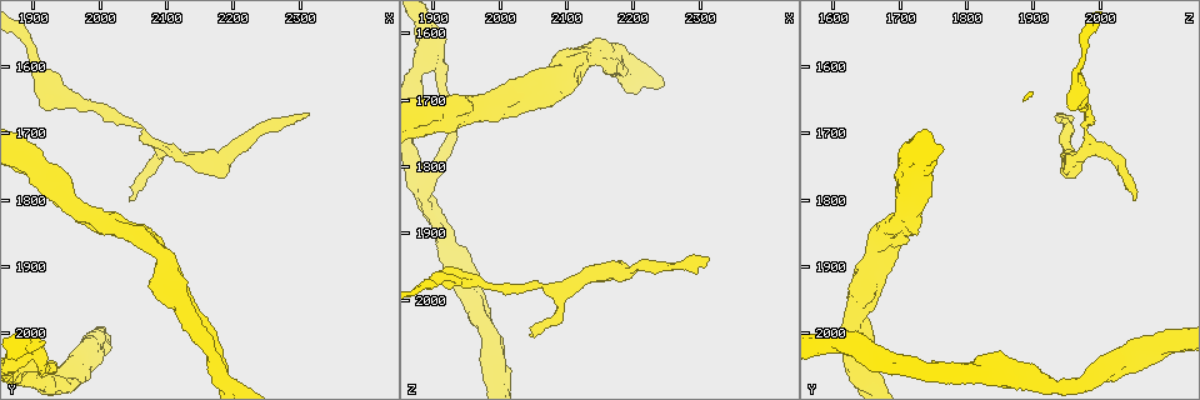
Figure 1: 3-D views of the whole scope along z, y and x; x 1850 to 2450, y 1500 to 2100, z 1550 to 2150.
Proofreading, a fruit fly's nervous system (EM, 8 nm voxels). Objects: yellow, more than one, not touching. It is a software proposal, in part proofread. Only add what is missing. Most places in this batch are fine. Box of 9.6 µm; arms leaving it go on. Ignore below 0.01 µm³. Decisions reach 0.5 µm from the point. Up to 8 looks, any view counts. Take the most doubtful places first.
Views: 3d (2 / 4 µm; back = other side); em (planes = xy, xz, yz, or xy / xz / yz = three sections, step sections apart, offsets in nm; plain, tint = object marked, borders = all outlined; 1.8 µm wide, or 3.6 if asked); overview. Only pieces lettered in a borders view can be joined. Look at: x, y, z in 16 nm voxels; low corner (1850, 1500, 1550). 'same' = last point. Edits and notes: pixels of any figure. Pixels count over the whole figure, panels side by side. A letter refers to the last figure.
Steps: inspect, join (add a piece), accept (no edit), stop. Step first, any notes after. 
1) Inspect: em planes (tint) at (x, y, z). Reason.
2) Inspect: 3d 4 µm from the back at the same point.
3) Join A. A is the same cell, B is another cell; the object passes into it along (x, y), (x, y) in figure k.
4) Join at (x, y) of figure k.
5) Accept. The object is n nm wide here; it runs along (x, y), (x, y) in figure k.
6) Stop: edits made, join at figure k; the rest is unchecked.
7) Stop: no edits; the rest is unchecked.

Inspect: em 3.6 µm planes (borders) at (1930, 1610, 1975). Free end.

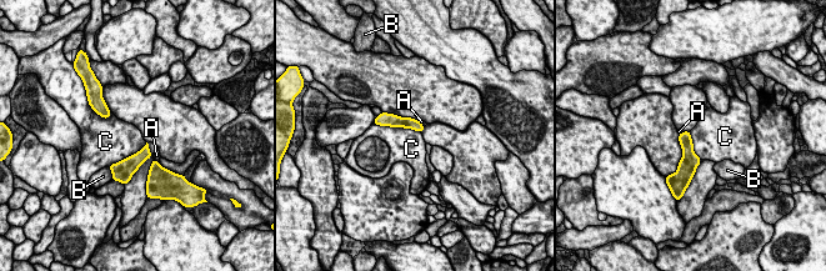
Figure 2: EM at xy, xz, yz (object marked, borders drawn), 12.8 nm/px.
Accept. A, B and C are other cells; it runs along (383, 121), (404, 121), (420, 128) in figure 2; no lettered piece goes on from it.

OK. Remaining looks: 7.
Inspect: em planes (borders) at (2315, 1675, 1940). Branch stops here.

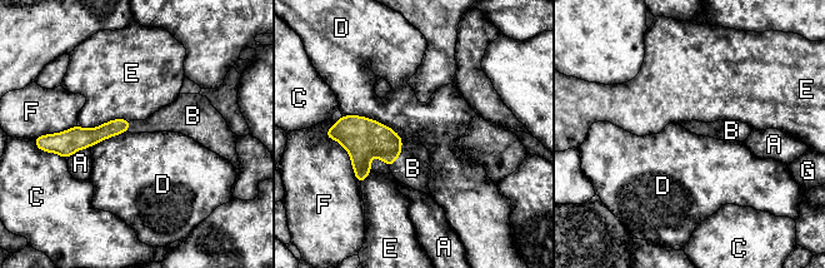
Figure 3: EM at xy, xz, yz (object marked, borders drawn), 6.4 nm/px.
Join at (413, 168) of figure 3. The object is 110 nm wide here; B is the same cell, A, C, D, E, F and G are other cells; the object passes into it along (366, 137), (401, 153), (413, 168) in figure 3; it goes on there.

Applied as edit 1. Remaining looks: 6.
Inspect: overview. Redraw.

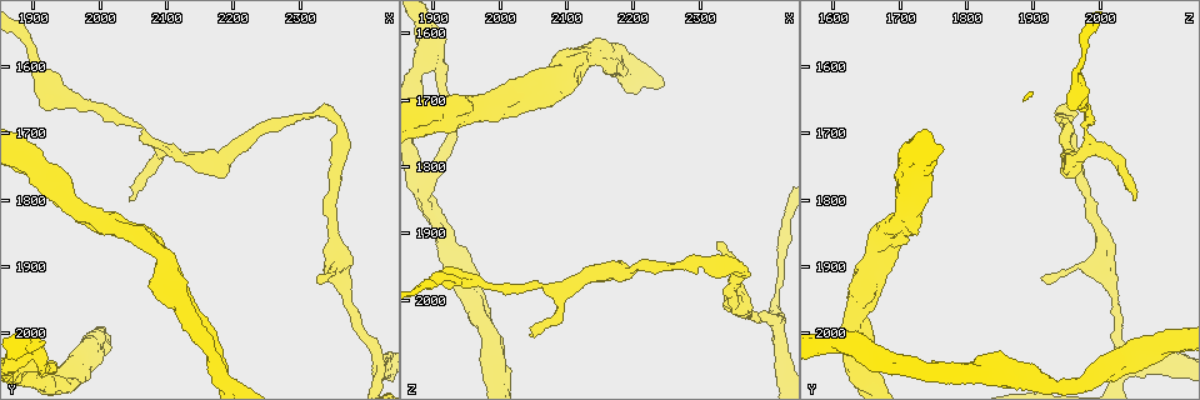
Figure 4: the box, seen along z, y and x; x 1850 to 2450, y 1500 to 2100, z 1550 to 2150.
Inspect: em xz step 16 (tint) at (2045, 1795, 2050). Free end.

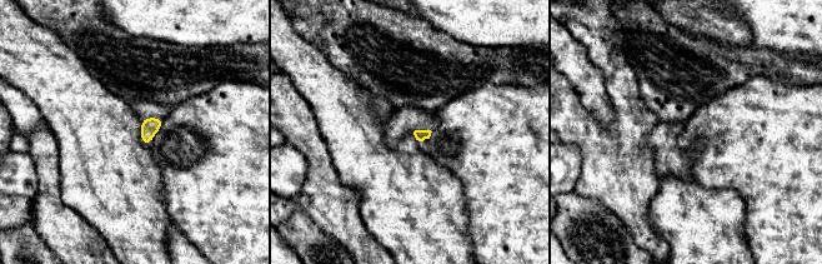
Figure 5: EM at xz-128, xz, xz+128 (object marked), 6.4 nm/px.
Inspect: em xz step 16 (borders) at the same point.

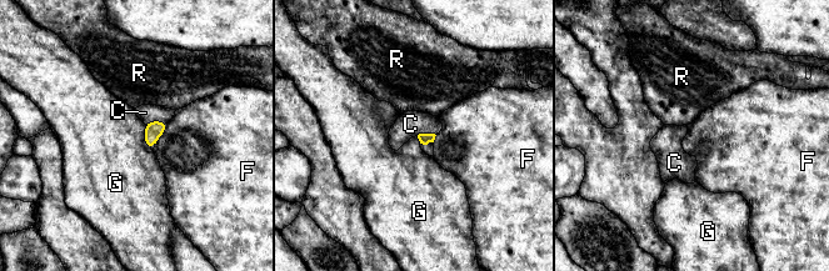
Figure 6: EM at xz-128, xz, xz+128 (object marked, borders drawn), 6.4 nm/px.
Join at (145, 113) of figure 6. The longest contact is with G, 180 nm; C is the same cell, F, G and R are other cells; the object passes into it along (154, 130), (155, 121), (145, 113) in figure 6; the neuron continues.

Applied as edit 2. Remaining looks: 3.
Inspect: 3d 4 µm at (1910, 2030, 1640). Sudden change in width.

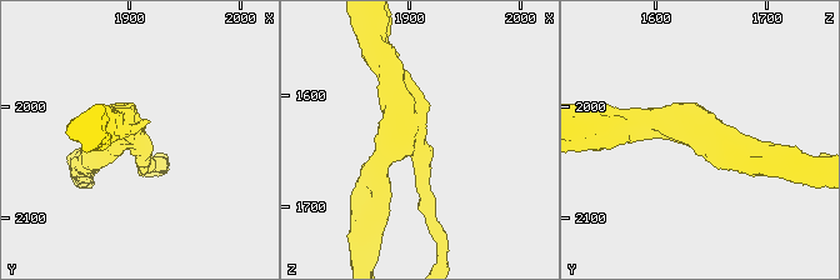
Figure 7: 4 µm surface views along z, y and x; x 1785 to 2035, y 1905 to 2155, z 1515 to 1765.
Inspect: em 3.6 µm planes (plain) at (1906, 2030, 1642). 3 arms meet here; the arms are 240, 360, 360 nm wide.

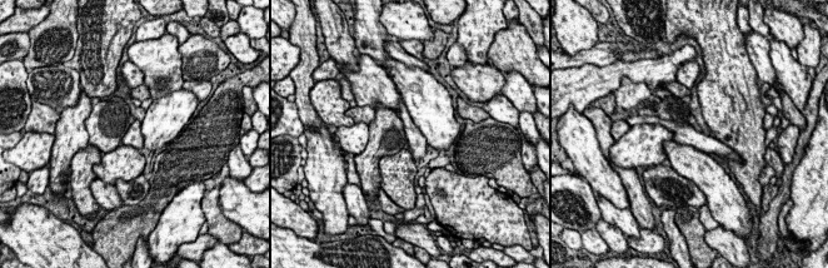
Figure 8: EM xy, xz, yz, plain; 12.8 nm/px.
Inspect: em 3.6 µm planes (borders) at the same point. See the neighbours.

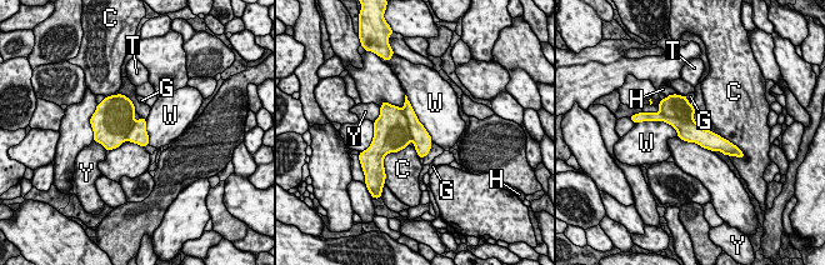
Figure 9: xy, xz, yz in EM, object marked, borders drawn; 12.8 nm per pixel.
Accept. The object is 300 nm wide here; C, G, H, T, W and Y are other cells; a border runs along (405, 95), (418, 120), (433, 141) in figure 9; none of them fits.

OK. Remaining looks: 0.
Stop: edits made, join at figure 3, join at figure 6; the rest is unchecked.

